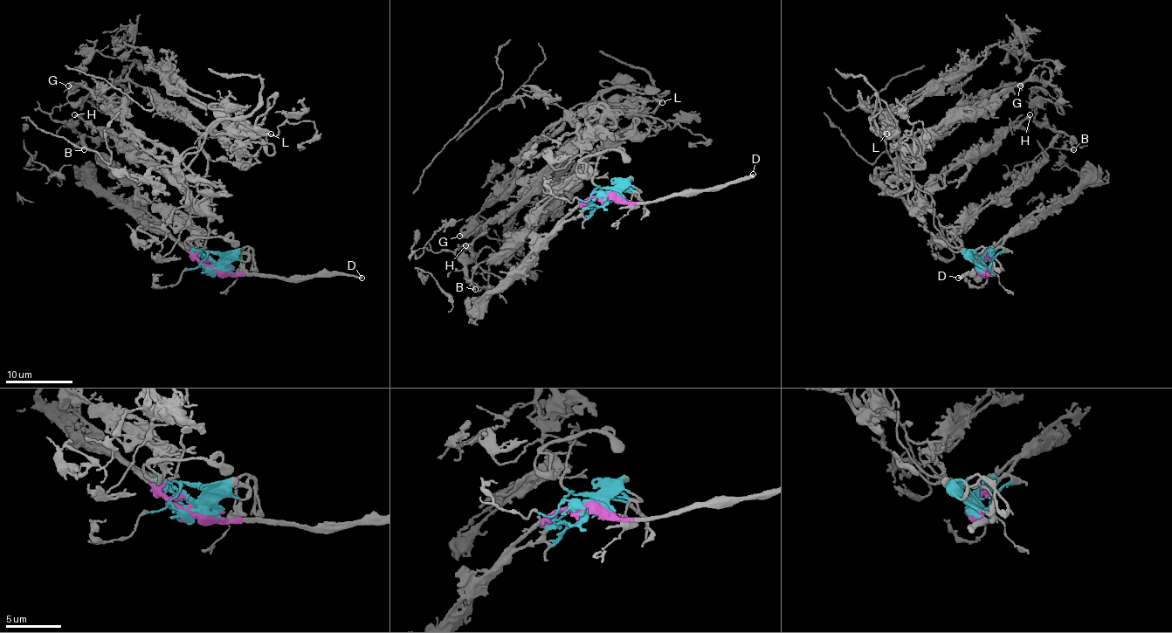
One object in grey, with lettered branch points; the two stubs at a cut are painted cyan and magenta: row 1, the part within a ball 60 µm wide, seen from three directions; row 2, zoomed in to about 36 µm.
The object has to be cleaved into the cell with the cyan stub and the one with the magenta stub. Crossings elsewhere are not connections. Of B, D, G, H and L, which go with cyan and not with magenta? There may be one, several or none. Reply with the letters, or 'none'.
B, G, H, L

